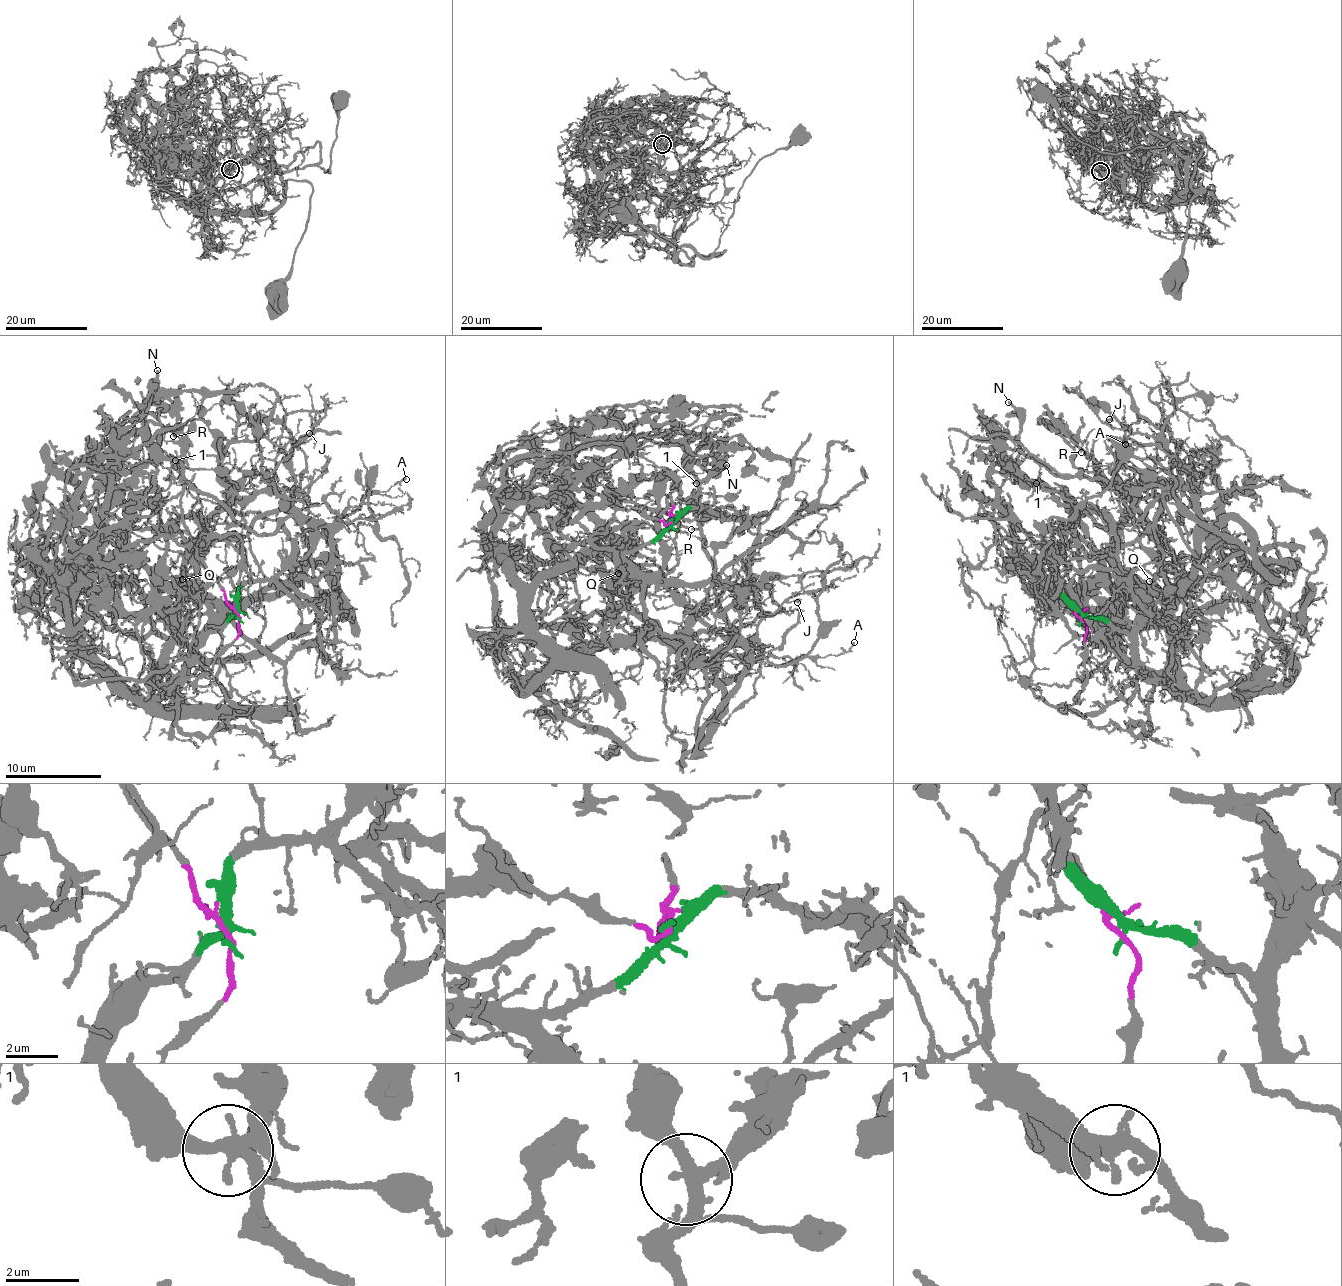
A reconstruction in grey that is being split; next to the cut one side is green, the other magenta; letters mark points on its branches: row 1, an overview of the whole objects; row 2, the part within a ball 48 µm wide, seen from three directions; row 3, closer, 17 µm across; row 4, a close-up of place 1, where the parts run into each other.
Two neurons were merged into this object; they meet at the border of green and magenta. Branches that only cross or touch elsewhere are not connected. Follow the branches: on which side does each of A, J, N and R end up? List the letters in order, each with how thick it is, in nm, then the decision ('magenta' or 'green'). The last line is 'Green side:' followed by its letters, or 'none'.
A: 140 nm thick; magenta
J: 120 nm thick; magenta
N: 200 nm thick; magenta
R: 120 nm thick; green
Green side: R

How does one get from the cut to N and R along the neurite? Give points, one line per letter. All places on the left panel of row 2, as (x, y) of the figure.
N: (236, 611), (190, 546), (289, 512), (271, 534), (250, 530), (146, 438), (157, 370)
R: (236, 611), (151, 688), (95, 545), (122, 525), (115, 464), (149, 434), (146, 404), (174, 437)

